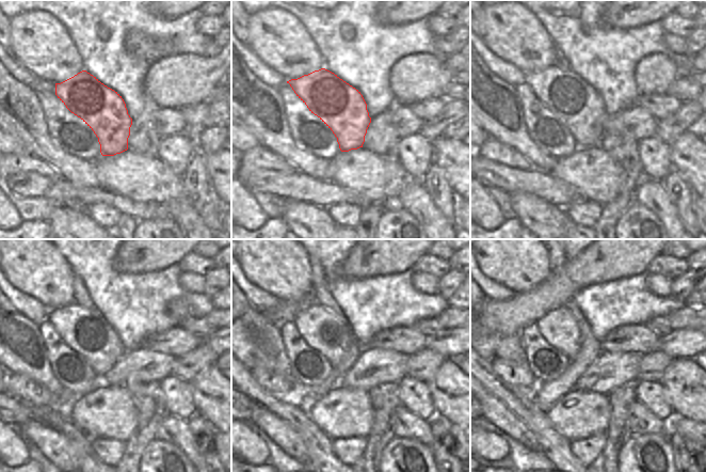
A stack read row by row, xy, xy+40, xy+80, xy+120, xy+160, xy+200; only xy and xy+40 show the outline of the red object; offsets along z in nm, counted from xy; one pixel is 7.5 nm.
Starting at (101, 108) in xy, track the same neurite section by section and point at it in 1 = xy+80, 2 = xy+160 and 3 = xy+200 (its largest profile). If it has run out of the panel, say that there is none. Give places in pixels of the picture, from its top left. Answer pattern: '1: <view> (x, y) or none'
1: xy+80 (579, 106)
2: xy+160 (319, 327)
3: xy+200 (559, 328)

